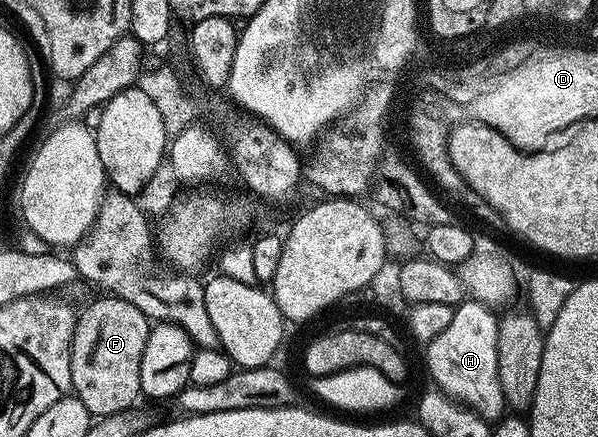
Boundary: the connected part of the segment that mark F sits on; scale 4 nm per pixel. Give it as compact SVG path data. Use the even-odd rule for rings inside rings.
M103 297L78 311L71 341L71 390L95 418L125 412L141 398L141 356L152 328L141 309L121 298Z

